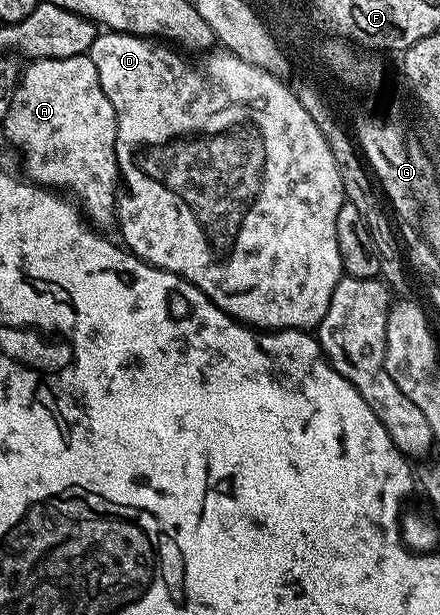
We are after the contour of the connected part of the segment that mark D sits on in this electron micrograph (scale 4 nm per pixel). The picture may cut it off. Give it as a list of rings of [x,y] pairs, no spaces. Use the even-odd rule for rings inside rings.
[[[112,31],[98,32],[95,43],[91,43],[87,55],[91,59],[91,63],[95,63],[95,71],[99,71],[99,83],[103,87],[103,95],[107,95],[107,99],[111,99],[111,107],[115,107],[115,115],[117,116],[115,155],[117,156],[117,166],[121,172],[120,184],[123,186],[123,192],[117,199],[117,218],[119,220],[119,226],[121,225],[122,238],[120,237],[120,240],[123,242],[124,248],[128,249],[129,252],[133,253],[139,259],[148,261],[150,265],[159,267],[168,273],[174,273],[175,275],[184,277],[192,285],[199,287],[199,291],[203,291],[203,295],[207,295],[207,299],[214,301],[227,316],[232,317],[234,321],[241,322],[242,325],[252,327],[254,330],[276,331],[278,329],[304,329],[309,331],[320,325],[323,315],[327,315],[327,307],[331,303],[331,295],[343,276],[341,260],[339,259],[339,243],[335,239],[335,219],[339,219],[339,207],[345,205],[347,198],[344,193],[342,180],[339,179],[339,170],[335,165],[335,158],[331,155],[331,148],[327,145],[327,141],[323,139],[323,134],[315,125],[315,121],[311,119],[311,115],[307,113],[307,110],[297,98],[296,92],[292,88],[289,90],[281,82],[282,78],[280,76],[271,74],[265,69],[260,69],[243,59],[239,59],[234,53],[228,51],[209,51],[202,56],[205,57],[202,61],[197,61],[192,65],[191,62],[184,61],[180,57],[182,54],[176,48],[170,47],[168,44],[162,43],[157,39],[136,37],[130,33],[115,33]]]

